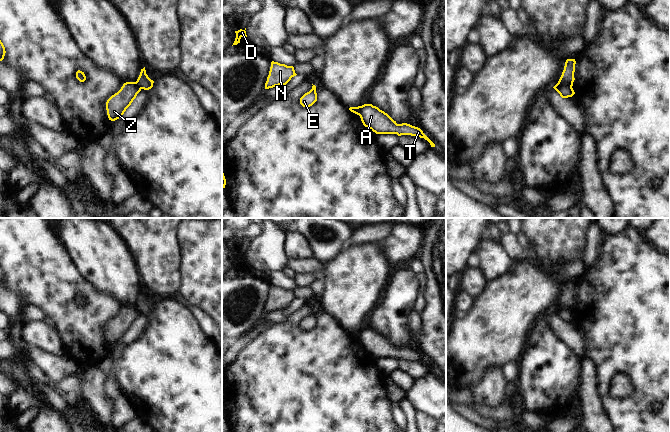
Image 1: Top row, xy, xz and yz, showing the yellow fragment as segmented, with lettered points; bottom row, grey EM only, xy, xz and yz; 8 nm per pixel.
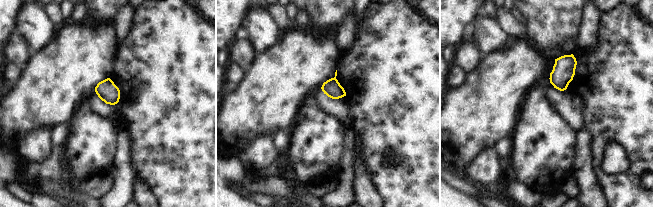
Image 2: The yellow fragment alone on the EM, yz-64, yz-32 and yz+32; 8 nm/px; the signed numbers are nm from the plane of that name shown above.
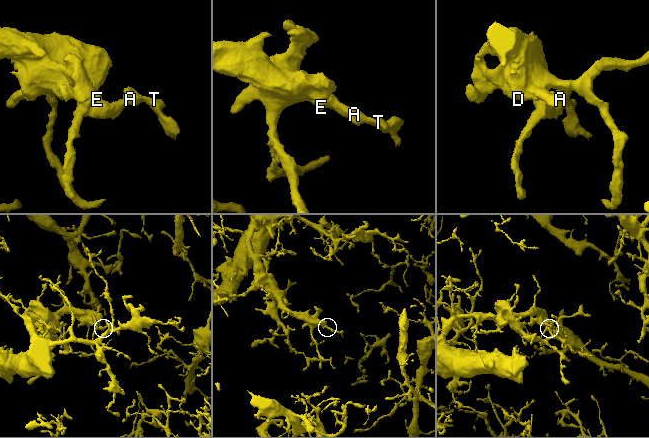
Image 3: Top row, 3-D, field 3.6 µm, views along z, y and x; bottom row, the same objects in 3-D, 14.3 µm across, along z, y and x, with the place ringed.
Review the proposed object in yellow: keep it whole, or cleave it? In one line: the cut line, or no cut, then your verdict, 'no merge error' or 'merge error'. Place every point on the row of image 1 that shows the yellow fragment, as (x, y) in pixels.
cut in yz along (558, 81), (571, 87); merge error

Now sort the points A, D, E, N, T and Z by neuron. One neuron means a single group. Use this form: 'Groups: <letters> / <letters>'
Groups: A T / D E N Z

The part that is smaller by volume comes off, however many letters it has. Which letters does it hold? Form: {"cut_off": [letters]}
{"cut_off": ["A", "T"]}

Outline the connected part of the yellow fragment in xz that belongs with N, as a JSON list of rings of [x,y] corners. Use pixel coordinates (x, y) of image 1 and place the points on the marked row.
[[[271,62],[271,67],[267,81],[265,83],[265,89],[273,88],[279,85],[286,85],[292,77],[296,76],[294,67],[280,64],[278,62]]]

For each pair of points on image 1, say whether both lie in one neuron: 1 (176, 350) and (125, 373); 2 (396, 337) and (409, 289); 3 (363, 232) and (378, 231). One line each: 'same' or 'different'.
1: same
2: same
3: same

